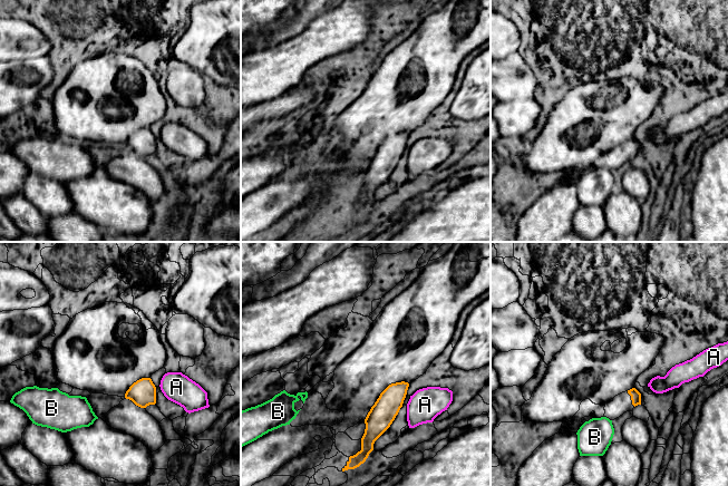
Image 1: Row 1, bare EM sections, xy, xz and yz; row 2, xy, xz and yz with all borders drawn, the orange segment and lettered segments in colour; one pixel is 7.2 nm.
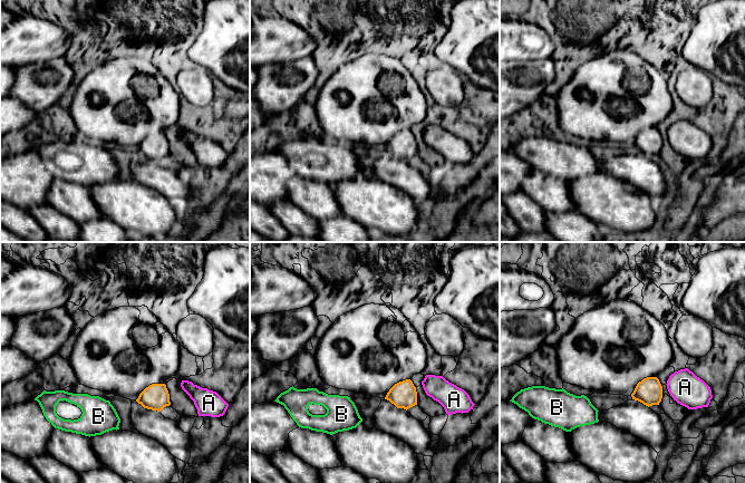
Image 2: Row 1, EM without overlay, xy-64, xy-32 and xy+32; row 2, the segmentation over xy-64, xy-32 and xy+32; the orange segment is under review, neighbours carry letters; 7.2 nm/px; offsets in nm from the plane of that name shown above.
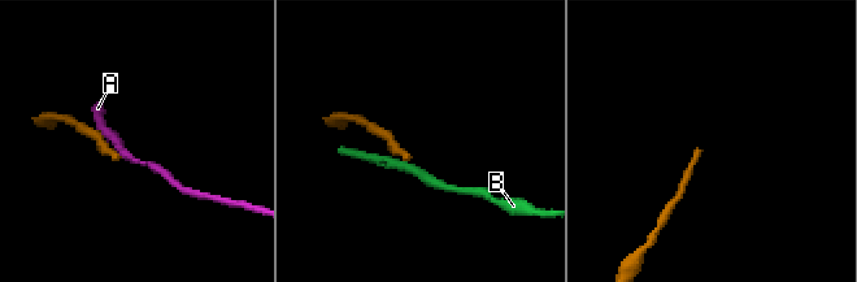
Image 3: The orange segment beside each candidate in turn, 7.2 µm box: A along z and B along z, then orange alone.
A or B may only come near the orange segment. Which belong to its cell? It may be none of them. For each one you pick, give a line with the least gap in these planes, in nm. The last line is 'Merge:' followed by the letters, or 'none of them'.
Merge: none of them

